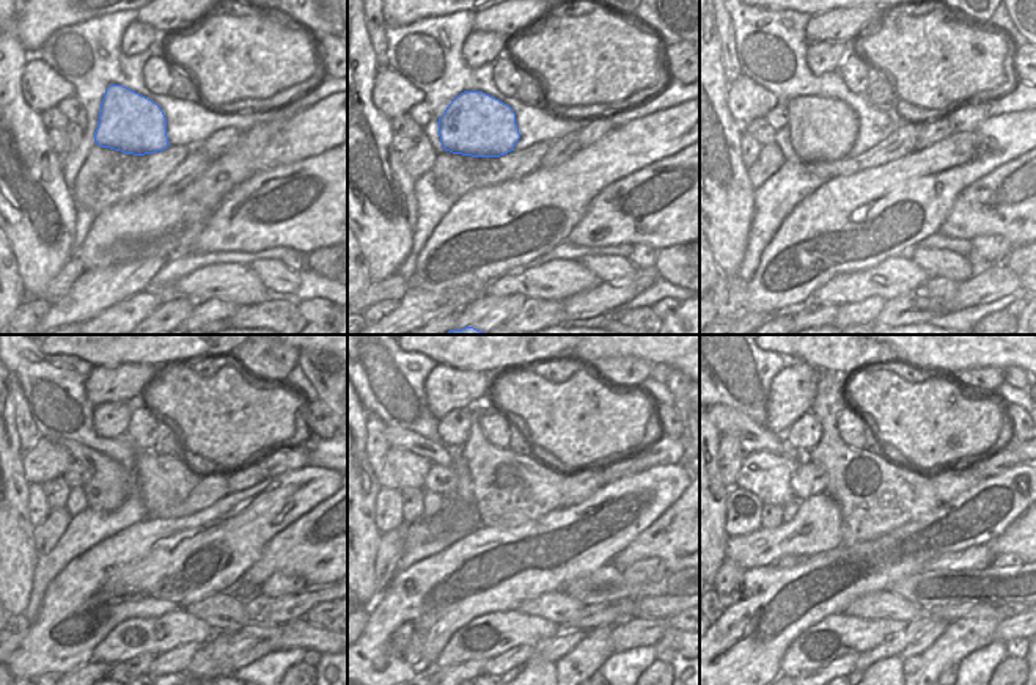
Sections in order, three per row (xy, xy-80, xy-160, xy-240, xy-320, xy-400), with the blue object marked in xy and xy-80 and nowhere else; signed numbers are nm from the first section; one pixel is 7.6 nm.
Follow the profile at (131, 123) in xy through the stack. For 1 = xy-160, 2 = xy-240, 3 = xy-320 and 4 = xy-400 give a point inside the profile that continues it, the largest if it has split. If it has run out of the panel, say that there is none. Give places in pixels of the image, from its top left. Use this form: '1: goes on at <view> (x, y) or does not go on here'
1: goes on at xy-160 (822, 129)
2: goes on at xy-240 (109, 484)
3: goes on at xy-320 (396, 437)
4: goes on at xy-400 (752, 437)

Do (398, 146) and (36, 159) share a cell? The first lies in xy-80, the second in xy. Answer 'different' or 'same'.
different

